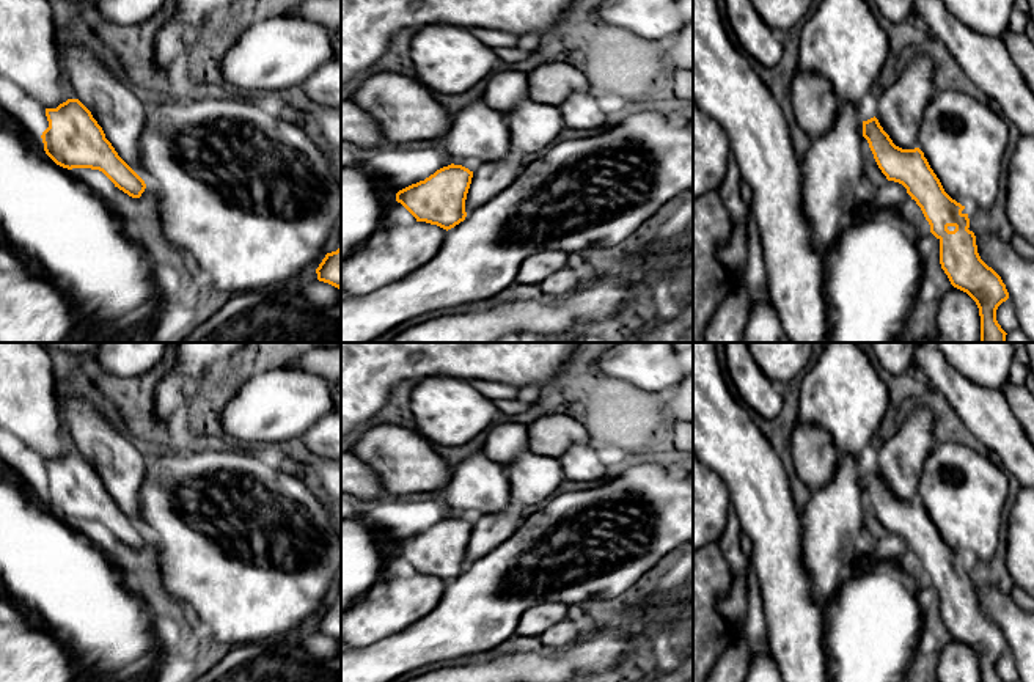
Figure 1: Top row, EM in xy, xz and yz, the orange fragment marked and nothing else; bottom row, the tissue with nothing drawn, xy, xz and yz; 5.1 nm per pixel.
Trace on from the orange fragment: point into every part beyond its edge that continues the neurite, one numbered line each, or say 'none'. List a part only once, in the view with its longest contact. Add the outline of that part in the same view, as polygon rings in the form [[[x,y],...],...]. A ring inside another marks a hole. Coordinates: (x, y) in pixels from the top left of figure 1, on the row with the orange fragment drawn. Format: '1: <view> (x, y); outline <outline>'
none

